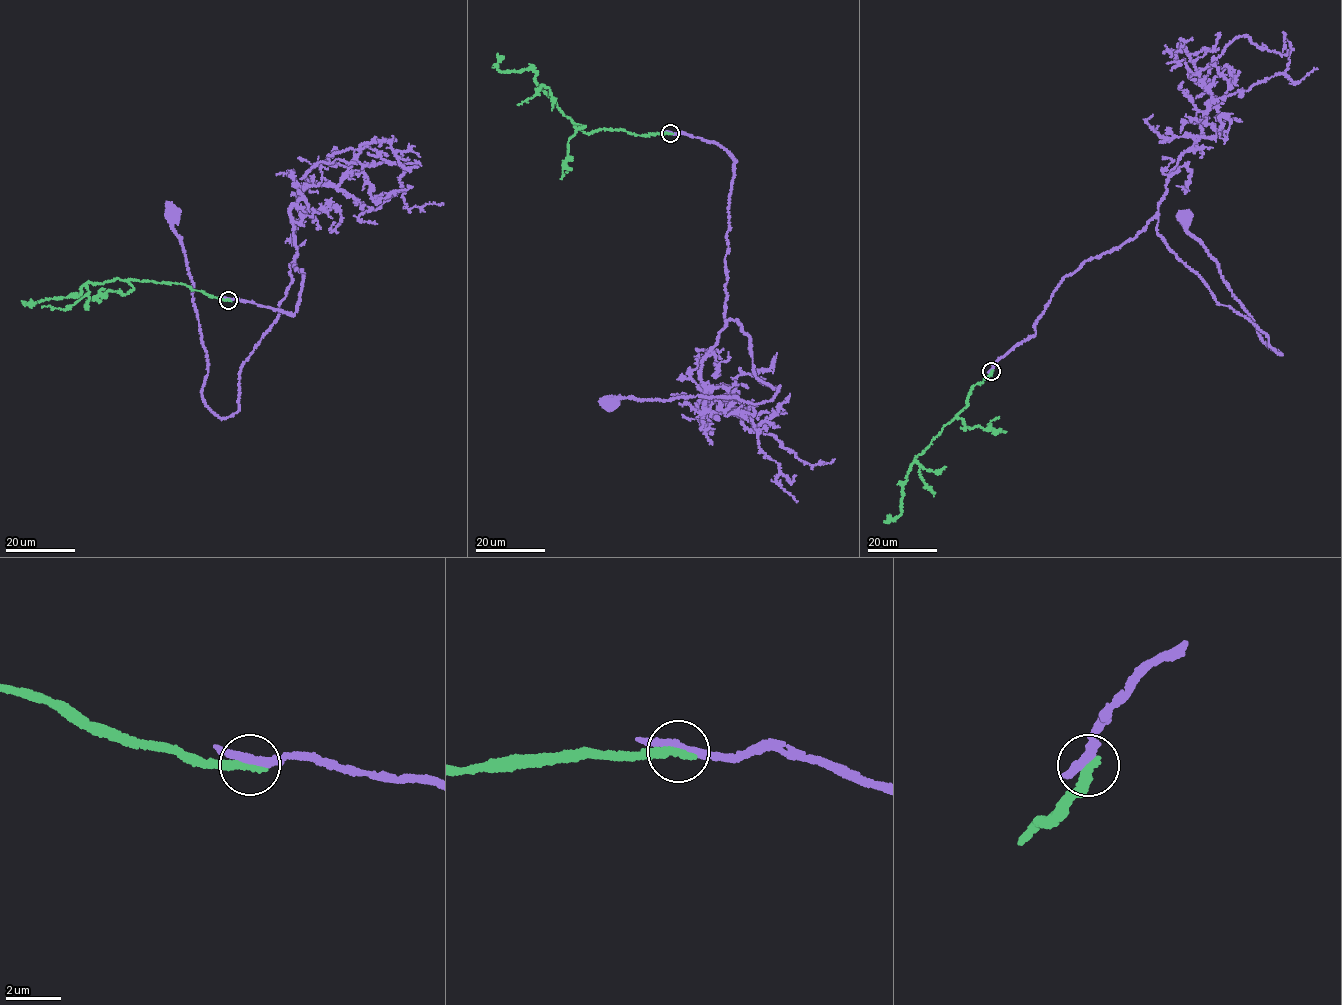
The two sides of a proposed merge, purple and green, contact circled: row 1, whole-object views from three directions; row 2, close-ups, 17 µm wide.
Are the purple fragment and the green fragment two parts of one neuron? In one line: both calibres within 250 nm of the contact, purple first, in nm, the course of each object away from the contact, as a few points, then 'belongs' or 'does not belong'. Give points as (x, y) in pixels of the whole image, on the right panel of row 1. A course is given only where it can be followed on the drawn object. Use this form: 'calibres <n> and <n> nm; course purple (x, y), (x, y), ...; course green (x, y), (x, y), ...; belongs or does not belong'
calibres 260 and 320 nm; course purple (991, 371), (1034, 334), (1061, 280), (1131, 240), (1156, 217), (1170, 250), (1280, 355), (1263, 341), (1184, 217); course green (991, 371), (971, 388), (967, 405), (914, 457), (901, 485), (901, 514), (883, 522); does not belong

